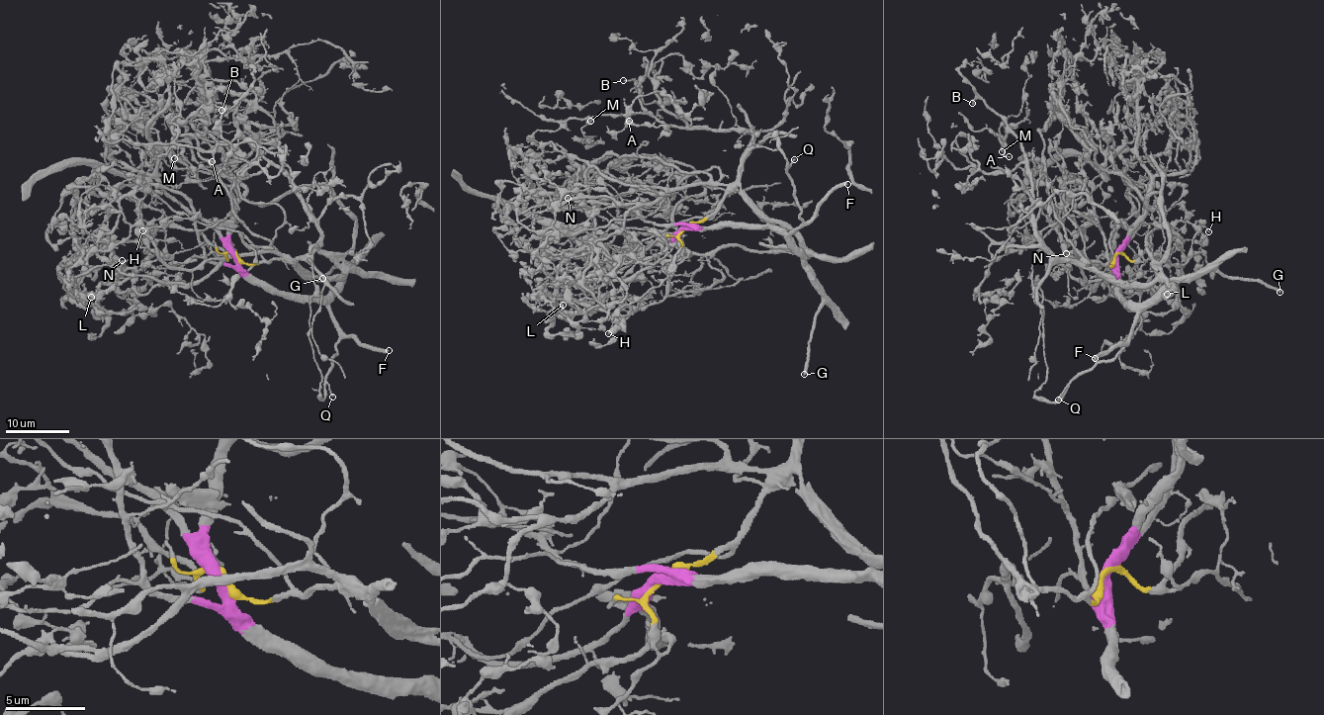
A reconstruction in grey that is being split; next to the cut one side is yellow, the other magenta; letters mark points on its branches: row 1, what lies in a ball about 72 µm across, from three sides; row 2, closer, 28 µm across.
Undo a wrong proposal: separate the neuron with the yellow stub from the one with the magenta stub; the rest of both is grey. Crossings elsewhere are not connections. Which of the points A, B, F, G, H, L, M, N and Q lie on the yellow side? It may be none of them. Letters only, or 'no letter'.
A, B, H, L, M, N

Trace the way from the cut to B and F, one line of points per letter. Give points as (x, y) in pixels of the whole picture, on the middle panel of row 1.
B: (686, 226), (705, 221), (717, 208), (737, 177), (750, 133), (668, 127), (643, 106), (634, 80), (623, 80)
F: (684, 226), (780, 226), (787, 233), (815, 214), (818, 205), (833, 191), (847, 184)

